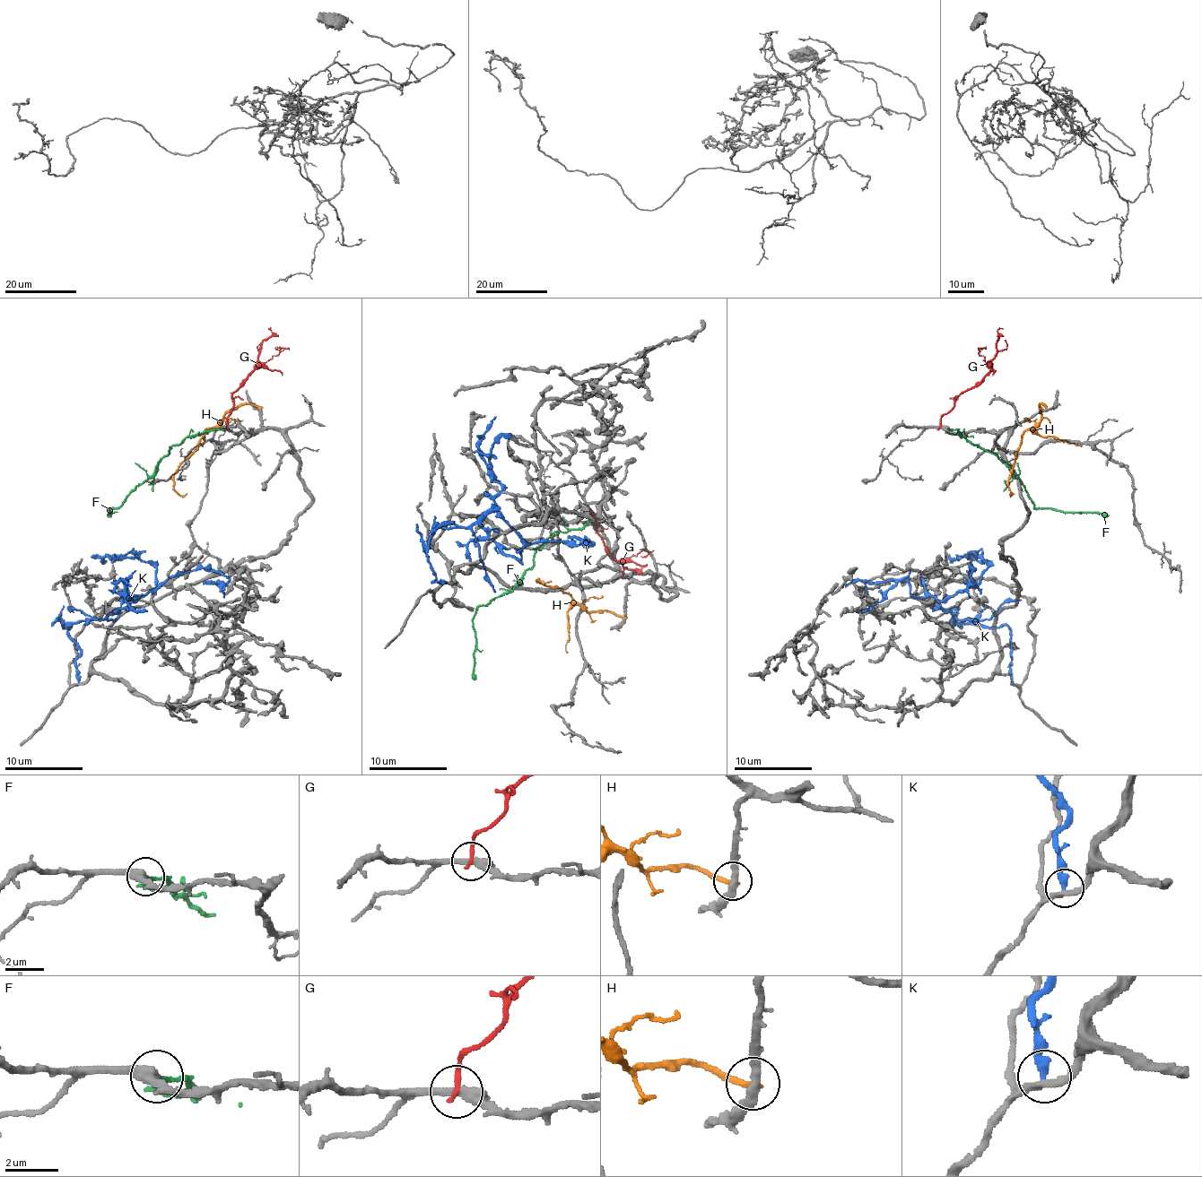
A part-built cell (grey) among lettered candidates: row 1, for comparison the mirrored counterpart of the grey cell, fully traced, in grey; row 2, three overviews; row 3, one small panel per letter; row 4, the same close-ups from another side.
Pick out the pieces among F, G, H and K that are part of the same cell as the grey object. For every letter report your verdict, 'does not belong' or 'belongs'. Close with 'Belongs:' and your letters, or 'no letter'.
F: belongs
G: does not belong
H: does not belong
K: does not belong
Belongs: F

